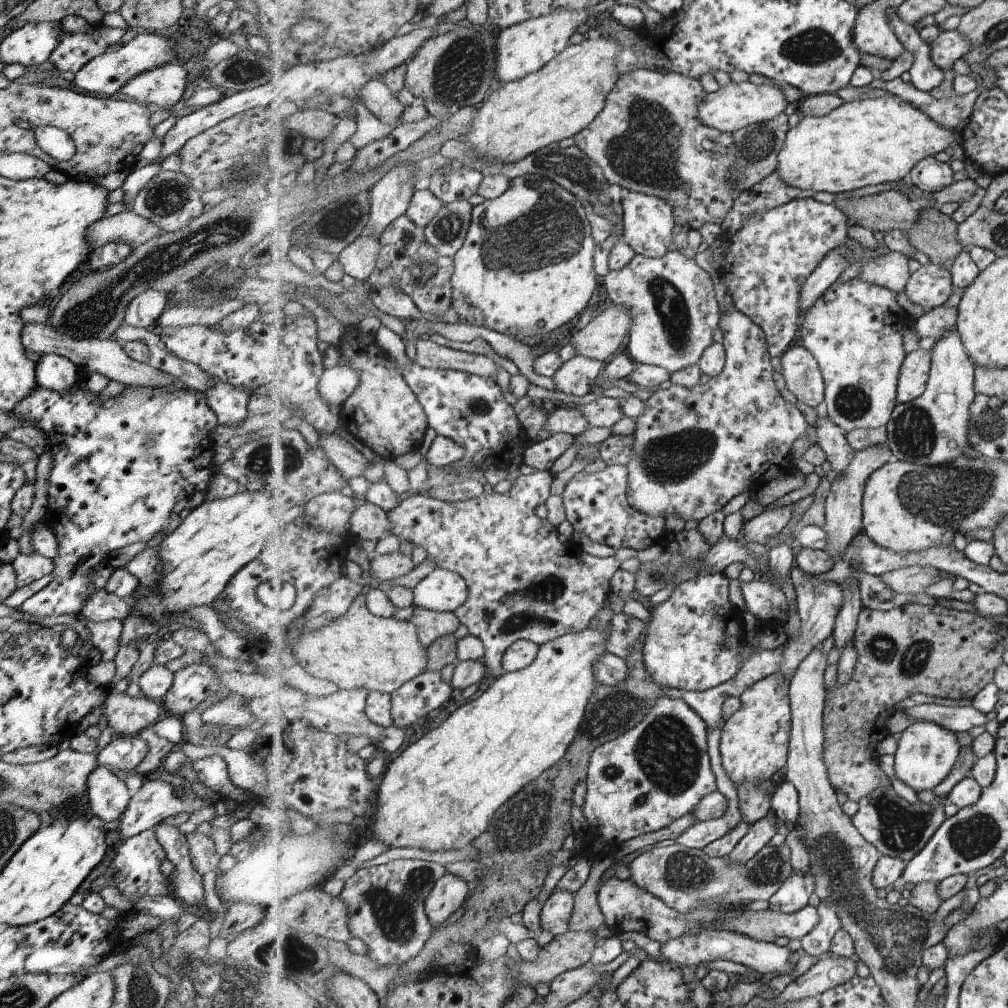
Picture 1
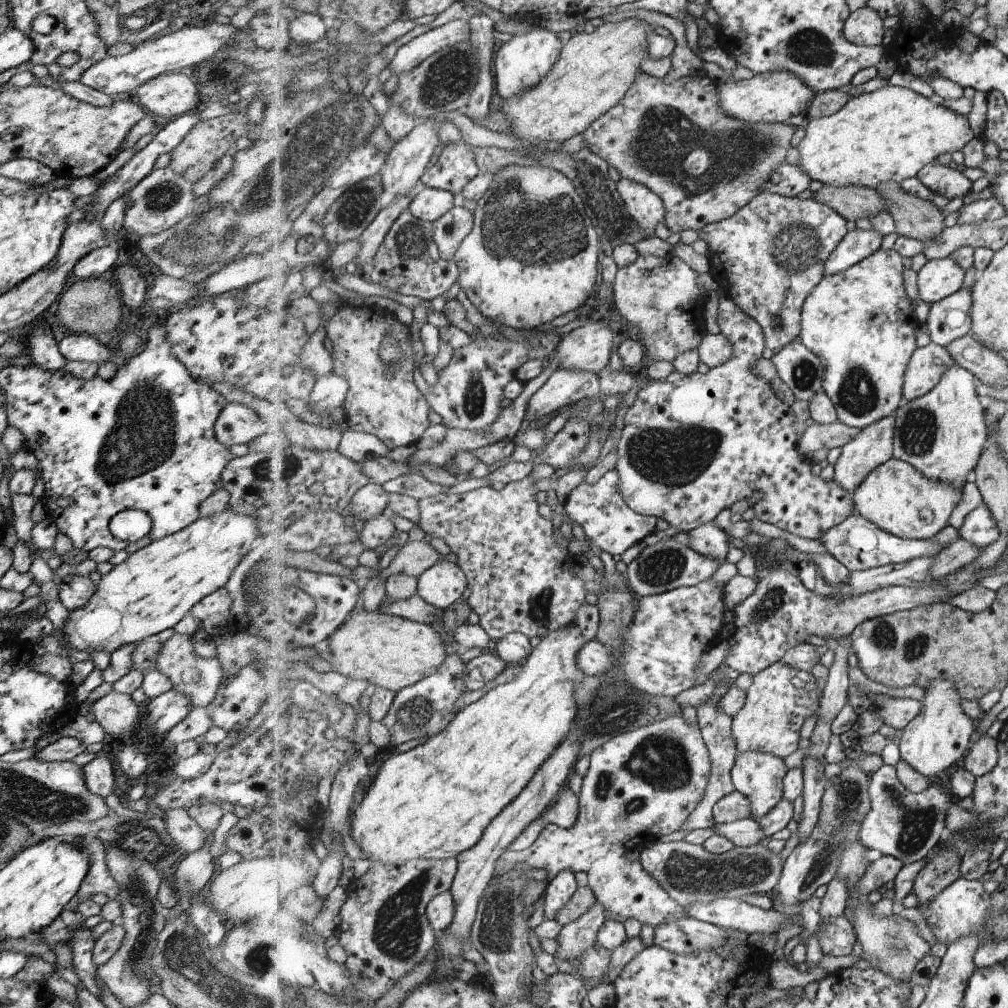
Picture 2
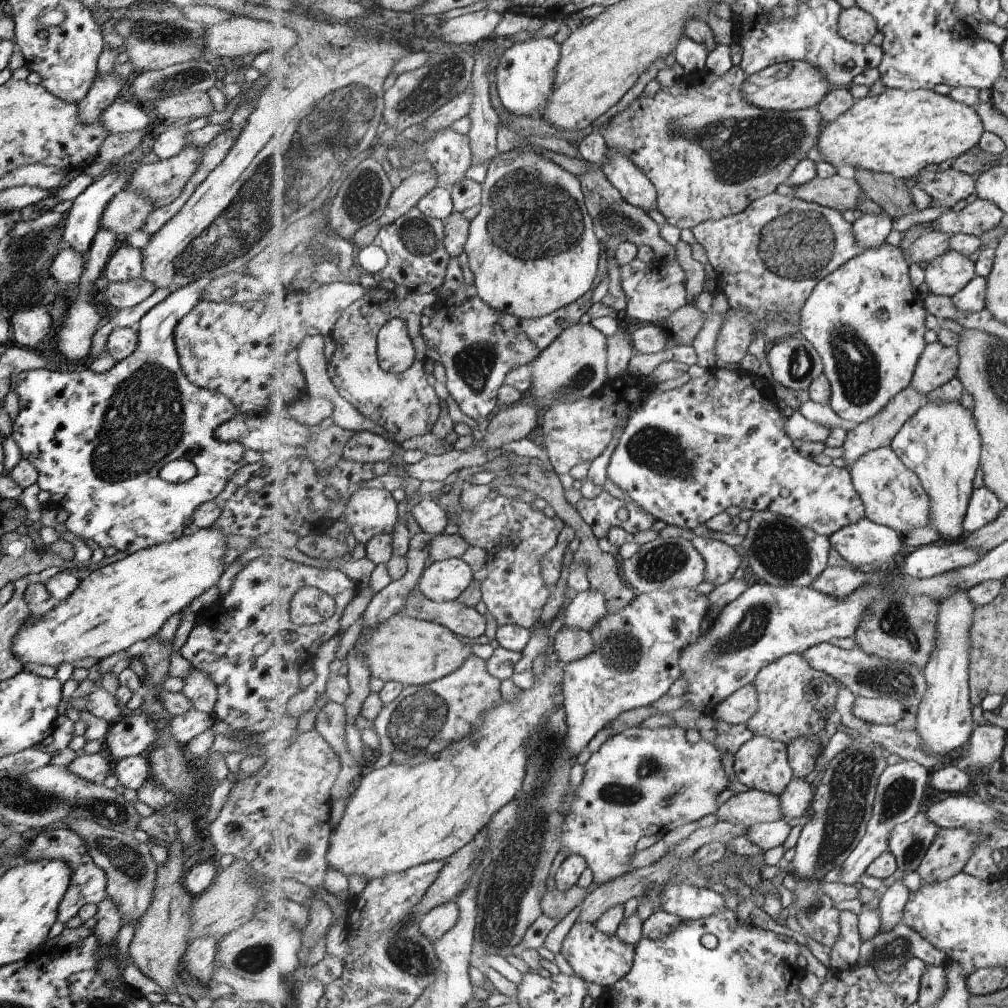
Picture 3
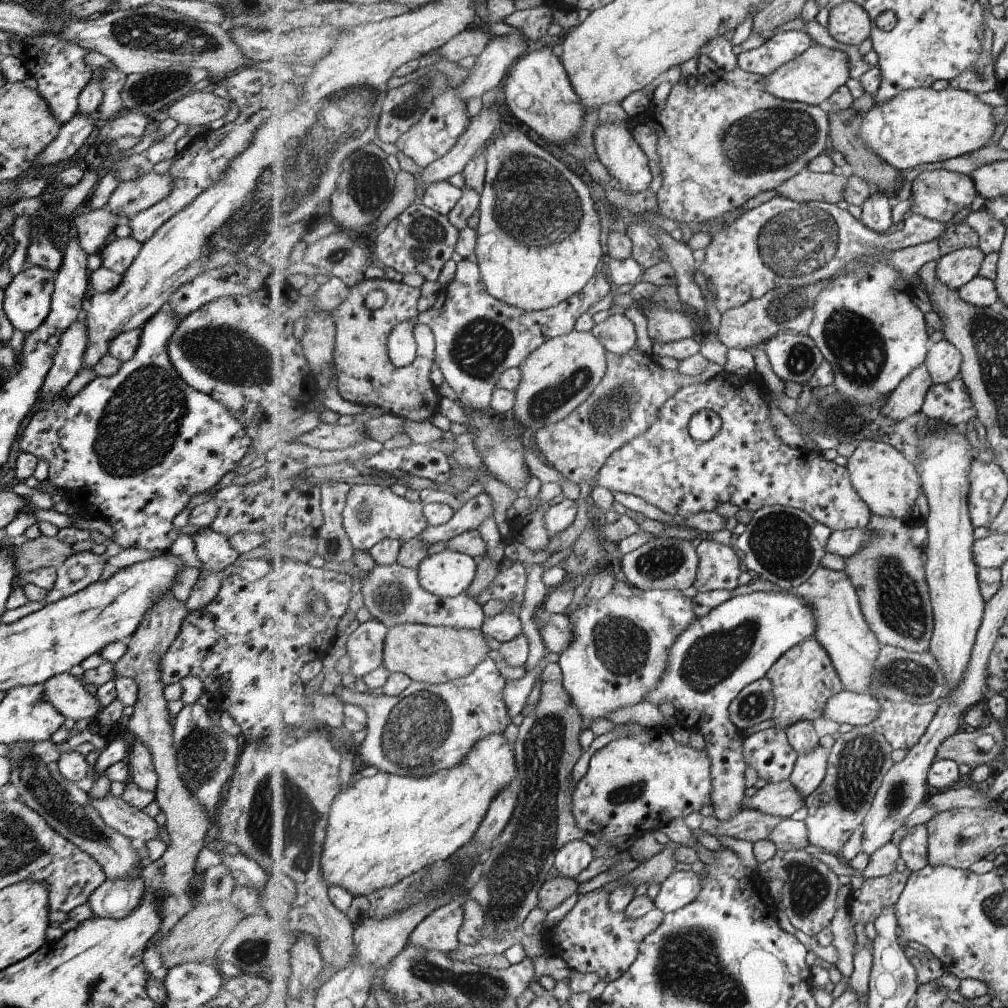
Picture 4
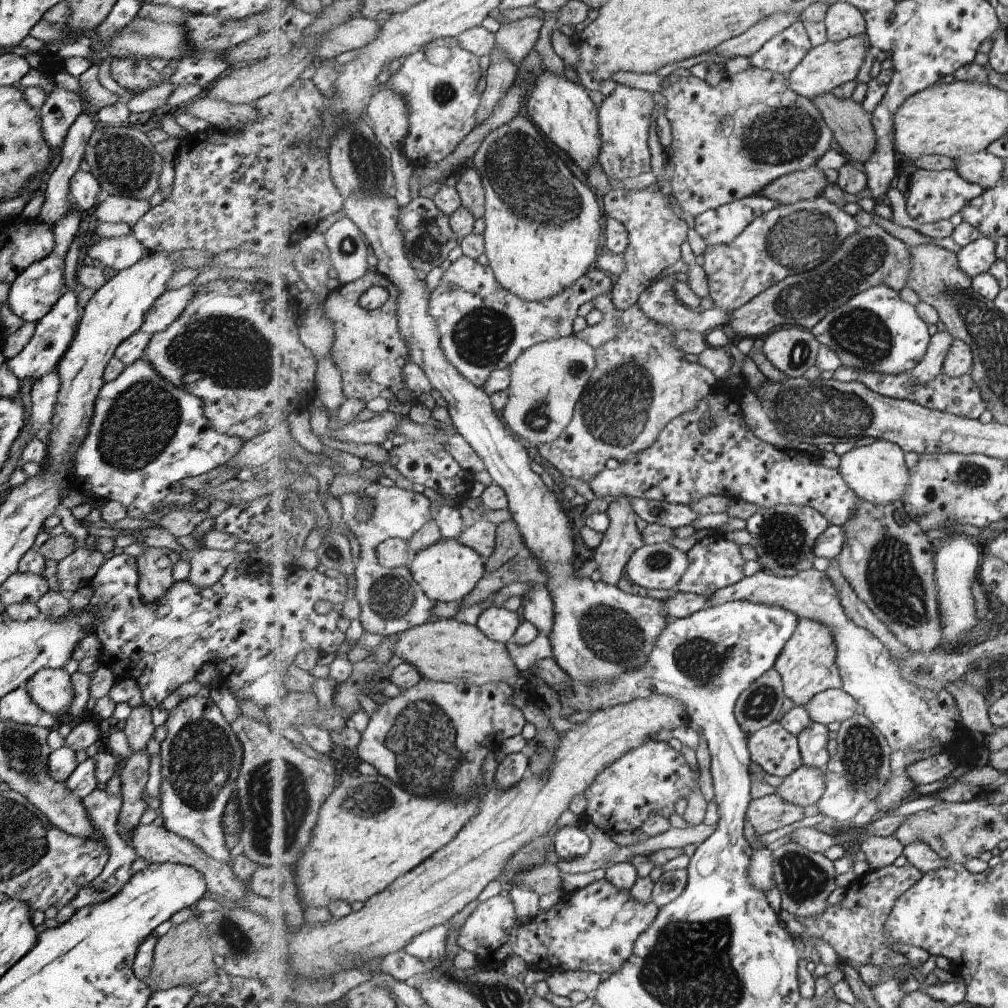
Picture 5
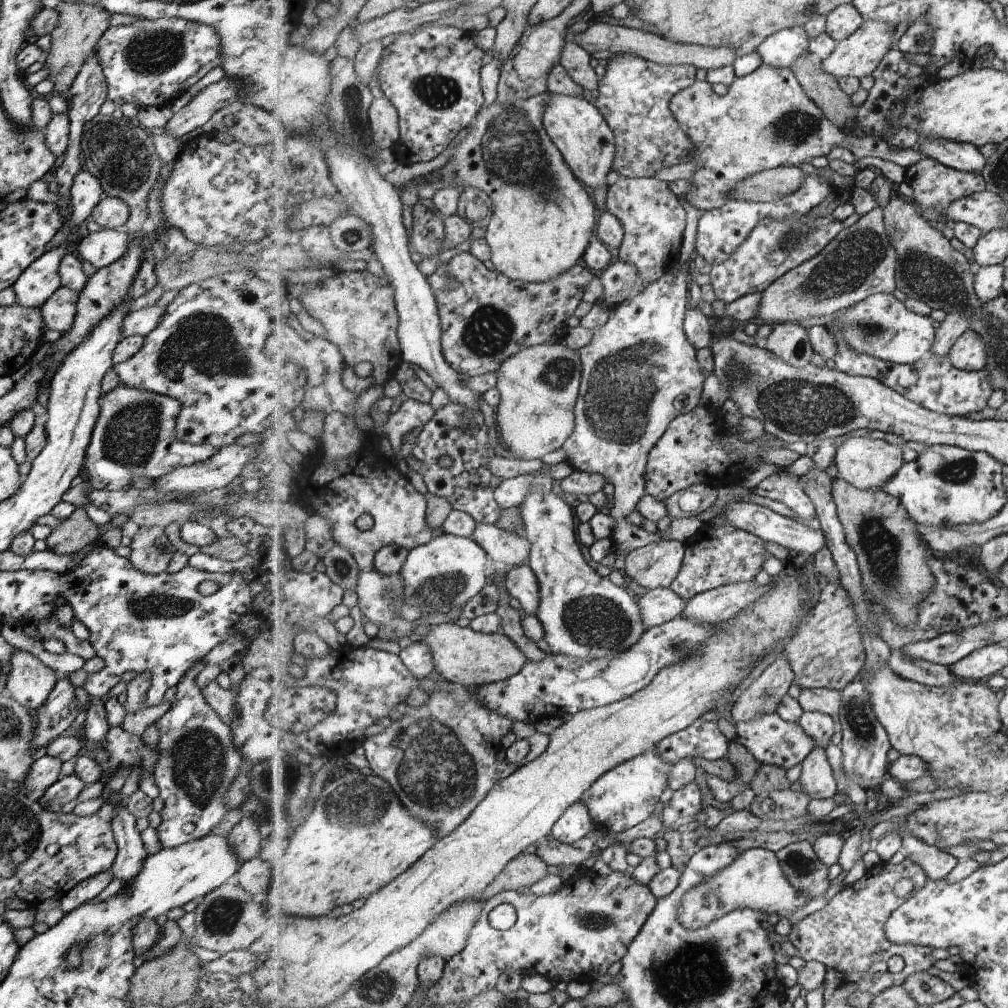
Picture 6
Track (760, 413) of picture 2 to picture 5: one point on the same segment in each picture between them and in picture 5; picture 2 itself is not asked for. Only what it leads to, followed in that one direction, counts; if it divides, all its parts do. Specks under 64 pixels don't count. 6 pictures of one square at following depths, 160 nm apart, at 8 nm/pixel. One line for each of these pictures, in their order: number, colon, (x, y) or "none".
3: (686, 455)
4: (746, 463)
5: (686, 463)

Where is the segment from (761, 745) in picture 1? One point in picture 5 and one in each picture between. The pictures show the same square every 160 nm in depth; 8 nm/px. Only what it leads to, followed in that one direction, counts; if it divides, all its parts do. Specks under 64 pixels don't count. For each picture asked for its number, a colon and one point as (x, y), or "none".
2: (780, 699)
3: (795, 700)
4: (804, 679)
5: (808, 665)

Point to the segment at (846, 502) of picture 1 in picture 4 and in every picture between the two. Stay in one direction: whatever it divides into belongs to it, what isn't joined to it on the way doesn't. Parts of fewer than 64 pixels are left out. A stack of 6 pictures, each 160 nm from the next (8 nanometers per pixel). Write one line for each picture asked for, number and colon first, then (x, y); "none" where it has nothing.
2: (874, 445)
3: (879, 432)
4: (908, 398)

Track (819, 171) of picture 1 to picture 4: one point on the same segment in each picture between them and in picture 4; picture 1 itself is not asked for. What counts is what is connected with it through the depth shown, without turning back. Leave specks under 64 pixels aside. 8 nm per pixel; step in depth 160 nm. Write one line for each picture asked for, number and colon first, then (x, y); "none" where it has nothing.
2: (890, 134)
3: (899, 132)
4: (922, 125)

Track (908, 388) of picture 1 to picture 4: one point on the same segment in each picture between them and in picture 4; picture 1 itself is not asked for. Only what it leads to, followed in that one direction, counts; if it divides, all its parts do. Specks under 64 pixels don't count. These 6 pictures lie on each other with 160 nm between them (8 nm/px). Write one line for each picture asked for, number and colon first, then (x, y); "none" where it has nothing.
2: (929, 363)
3: (939, 365)
4: (944, 362)

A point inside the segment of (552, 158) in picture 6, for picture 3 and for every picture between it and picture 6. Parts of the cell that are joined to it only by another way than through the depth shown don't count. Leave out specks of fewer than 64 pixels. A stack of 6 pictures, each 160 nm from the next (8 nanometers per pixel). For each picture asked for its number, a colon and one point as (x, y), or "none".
3: (533, 249)
4: (539, 237)
5: (543, 229)

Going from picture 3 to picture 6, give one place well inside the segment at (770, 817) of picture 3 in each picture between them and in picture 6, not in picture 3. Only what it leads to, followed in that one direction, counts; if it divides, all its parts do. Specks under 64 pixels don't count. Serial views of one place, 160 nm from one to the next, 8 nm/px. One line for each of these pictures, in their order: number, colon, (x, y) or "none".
4: (782, 800)
5: (806, 786)
6: (816, 778)

